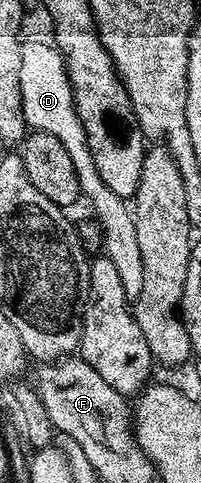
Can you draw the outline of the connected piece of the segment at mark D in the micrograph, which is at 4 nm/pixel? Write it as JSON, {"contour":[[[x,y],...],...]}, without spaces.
{"contour":[[[26,39],[21,42],[19,85],[23,117],[31,130],[60,139],[64,151],[68,151],[72,167],[76,171],[76,179],[82,188],[81,196],[90,200],[90,205],[98,216],[96,224],[102,231],[101,248],[104,255],[112,259],[127,298],[133,299],[140,295],[140,286],[144,283],[144,263],[140,260],[140,243],[136,243],[134,214],[127,198],[116,195],[116,191],[111,191],[108,183],[100,179],[100,171],[96,171],[96,163],[92,163],[92,153],[86,142],[84,127],[74,106],[74,89],[66,74],[62,54],[49,40],[46,41]]]}

